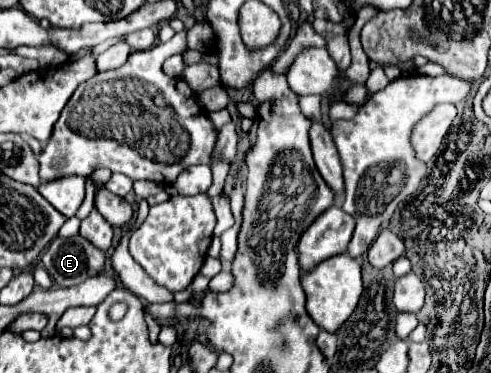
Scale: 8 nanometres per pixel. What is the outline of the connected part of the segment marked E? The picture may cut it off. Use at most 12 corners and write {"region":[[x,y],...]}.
{"region":[[81,234],[57,236],[41,258],[59,286],[97,276],[105,252]]}

